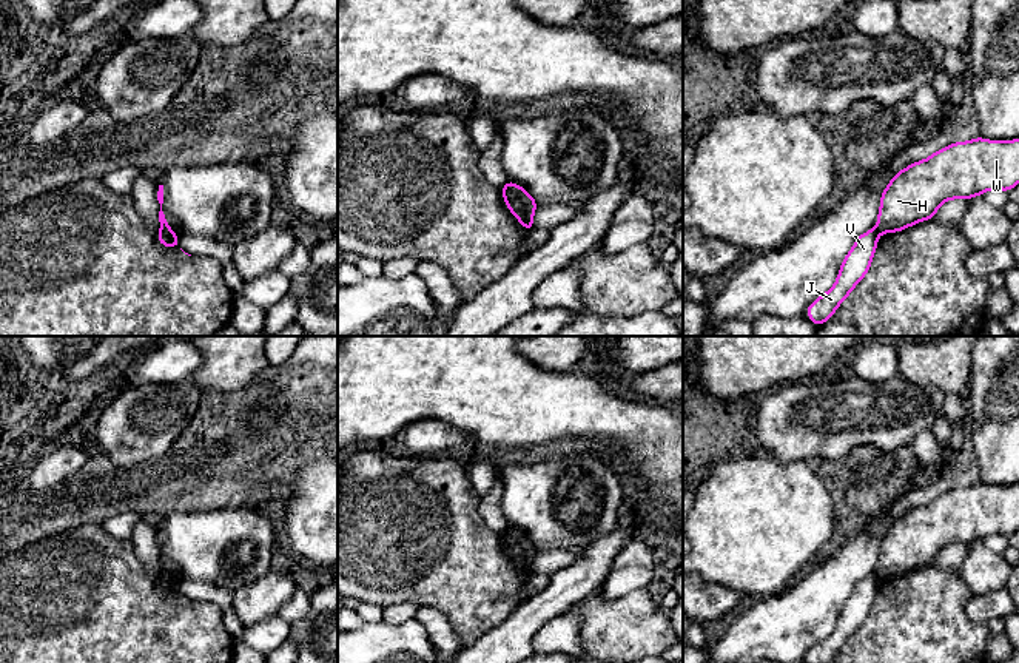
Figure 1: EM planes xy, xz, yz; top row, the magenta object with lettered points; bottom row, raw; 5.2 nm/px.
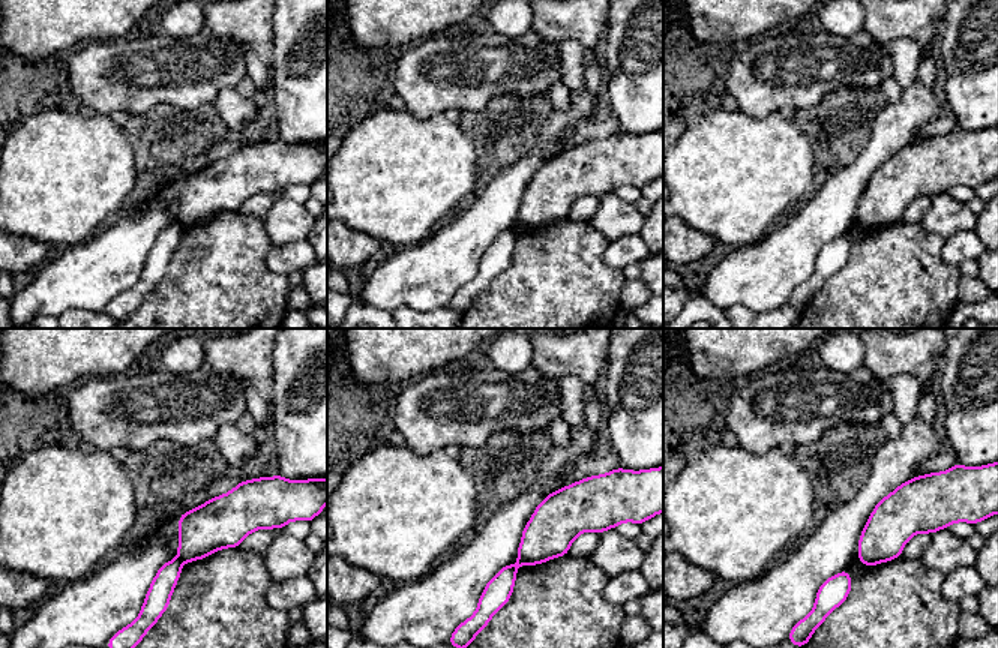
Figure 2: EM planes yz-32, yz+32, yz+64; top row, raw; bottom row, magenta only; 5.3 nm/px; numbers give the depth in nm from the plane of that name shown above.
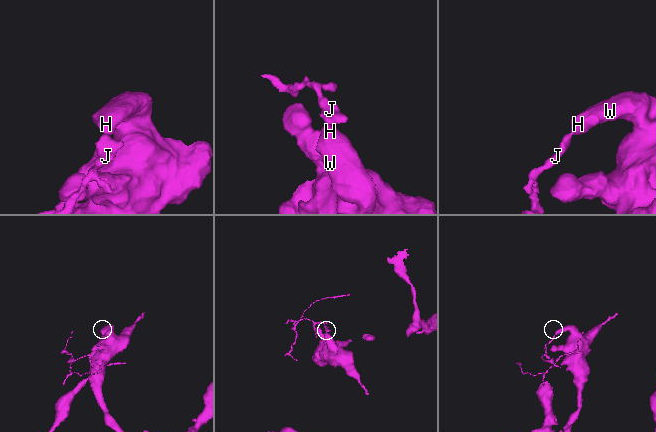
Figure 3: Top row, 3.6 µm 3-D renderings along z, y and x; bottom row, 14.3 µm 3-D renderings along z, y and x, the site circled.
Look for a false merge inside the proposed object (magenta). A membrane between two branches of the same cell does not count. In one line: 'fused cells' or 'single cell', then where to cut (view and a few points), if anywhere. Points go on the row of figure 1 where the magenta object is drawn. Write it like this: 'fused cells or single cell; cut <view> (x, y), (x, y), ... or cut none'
fused cells; cut xy (162, 227), (168, 228)

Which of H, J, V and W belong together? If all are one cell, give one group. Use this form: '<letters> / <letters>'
H W / J V

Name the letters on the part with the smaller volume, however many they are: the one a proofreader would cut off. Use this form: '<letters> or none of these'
J, V

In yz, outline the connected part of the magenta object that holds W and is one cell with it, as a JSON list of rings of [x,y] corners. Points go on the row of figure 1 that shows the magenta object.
[[[976,137],[968,142],[956,142],[894,174],[882,193],[876,228],[880,234],[896,233],[933,219],[940,205],[950,199],[970,200],[988,190],[1010,191],[1017,183],[1019,139],[985,140]]]

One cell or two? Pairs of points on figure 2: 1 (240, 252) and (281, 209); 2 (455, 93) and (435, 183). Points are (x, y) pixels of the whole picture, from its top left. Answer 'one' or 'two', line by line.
1: two
2: two

